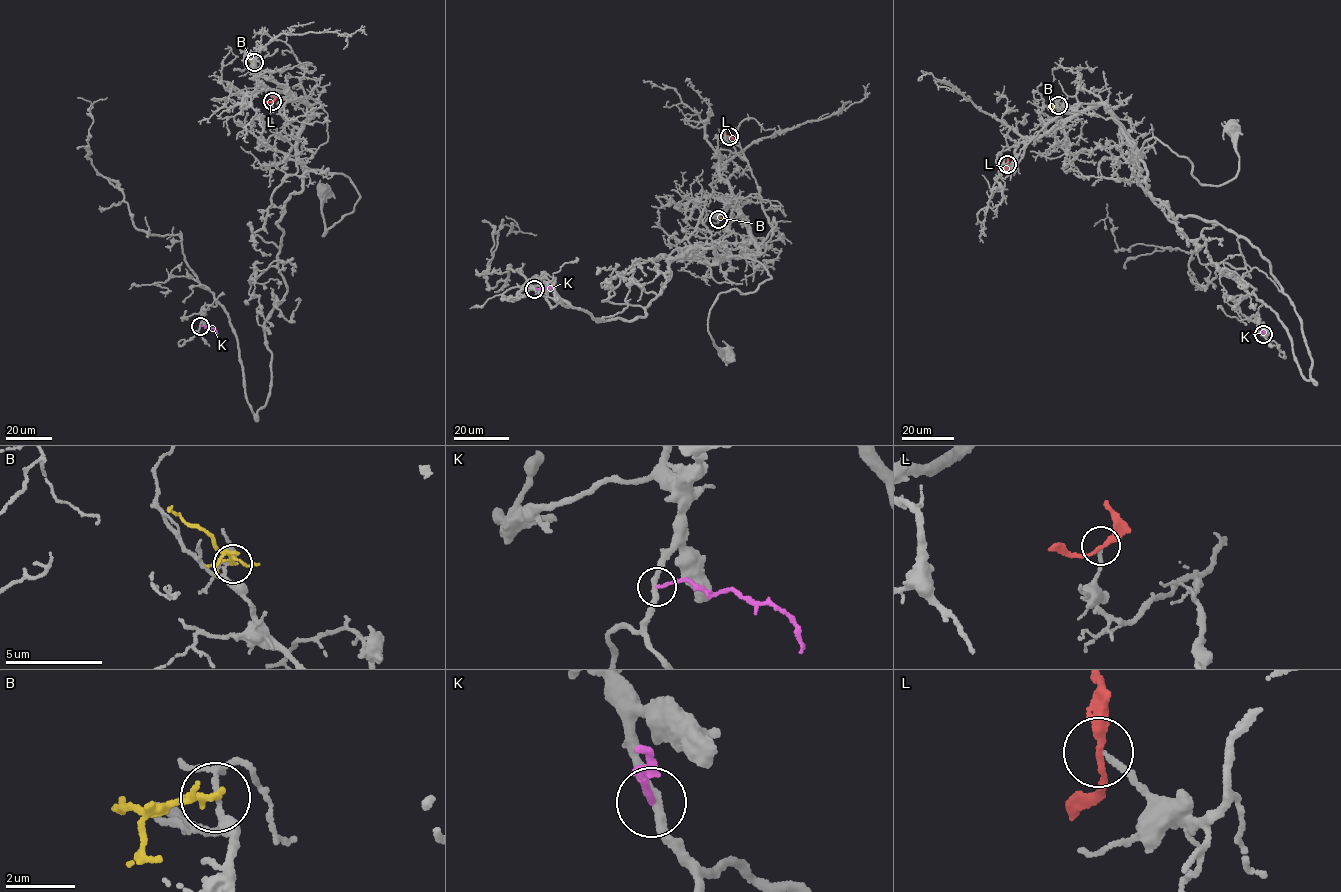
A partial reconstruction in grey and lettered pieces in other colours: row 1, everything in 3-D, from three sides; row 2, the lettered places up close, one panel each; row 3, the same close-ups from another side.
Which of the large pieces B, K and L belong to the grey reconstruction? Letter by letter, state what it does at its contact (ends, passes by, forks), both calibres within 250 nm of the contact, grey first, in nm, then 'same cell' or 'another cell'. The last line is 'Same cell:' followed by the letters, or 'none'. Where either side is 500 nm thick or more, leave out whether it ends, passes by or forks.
B: it passes by; 140 nm thick on the grey side, 150 nm on the other; another cell
K: it ends there; 280 nm thick on the grey side, 170 nm on the other; another cell
L: it passes by; 150 nm thick on the grey side, 240 nm on the other; another cell
Same cell: none

